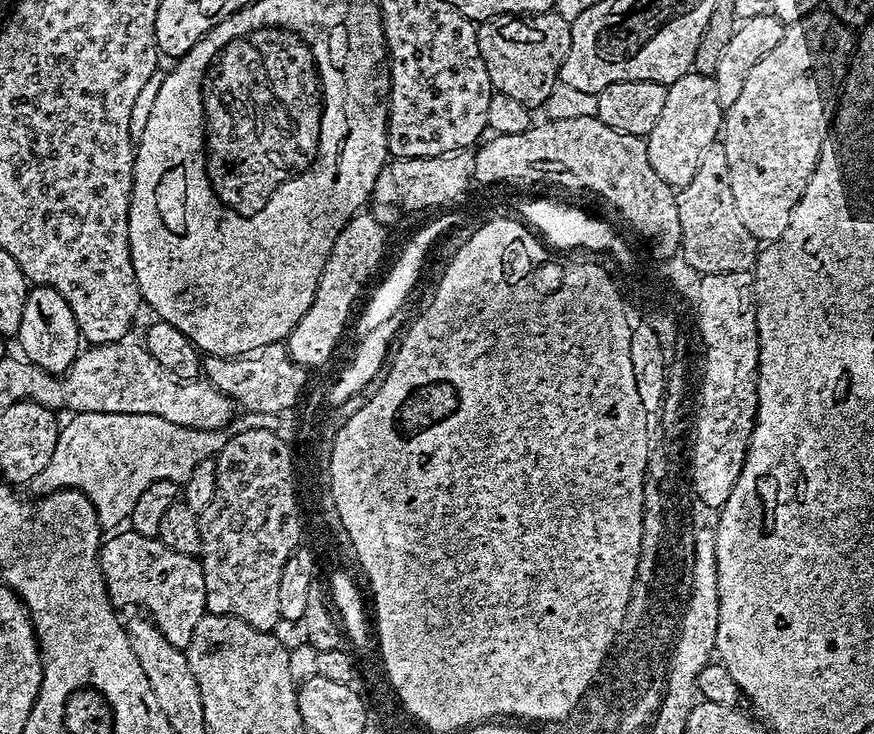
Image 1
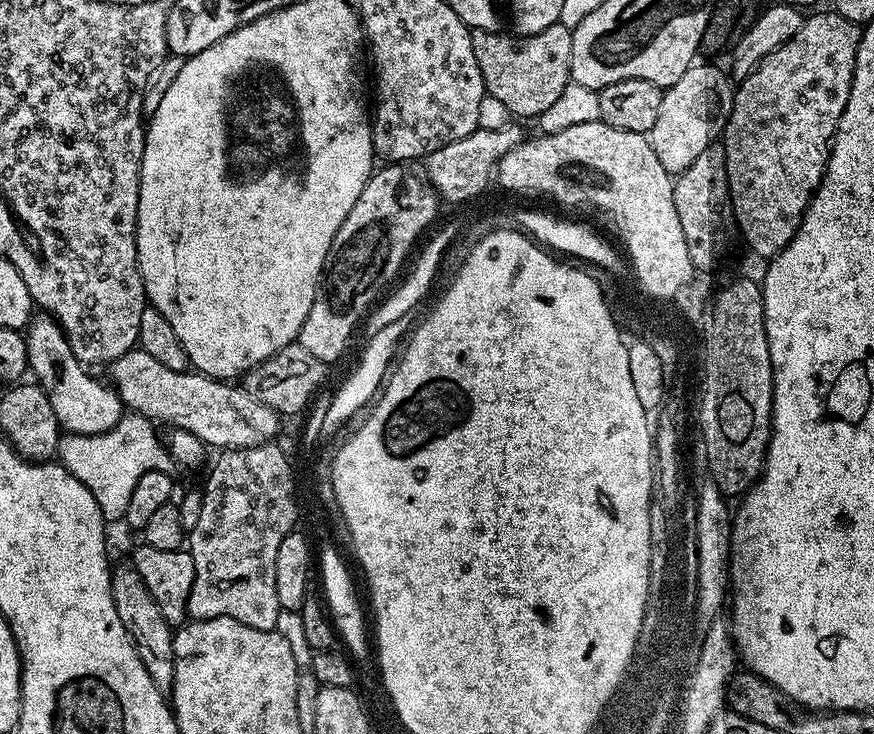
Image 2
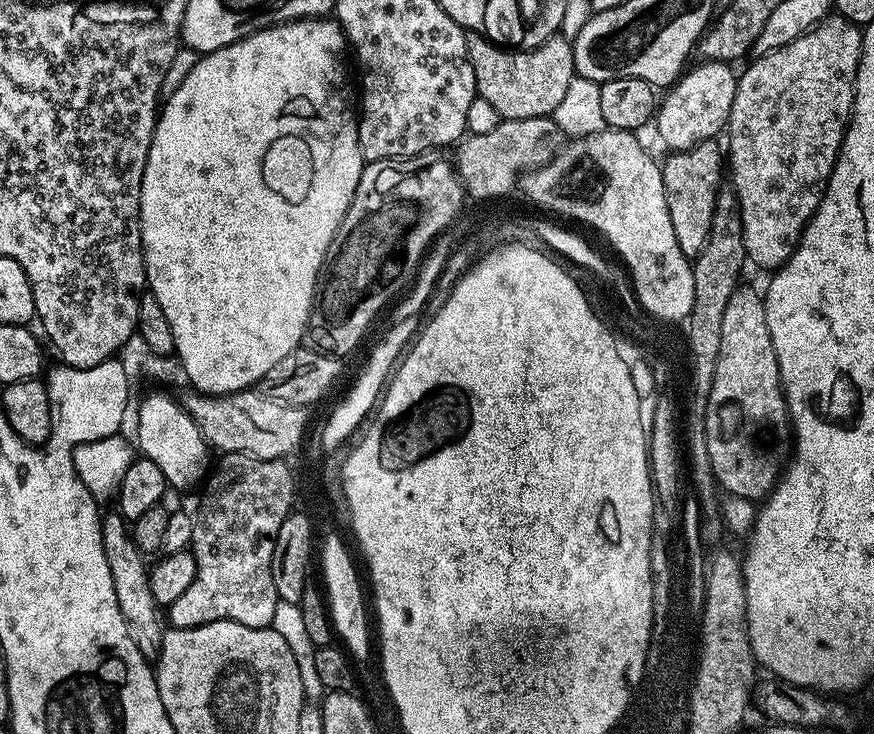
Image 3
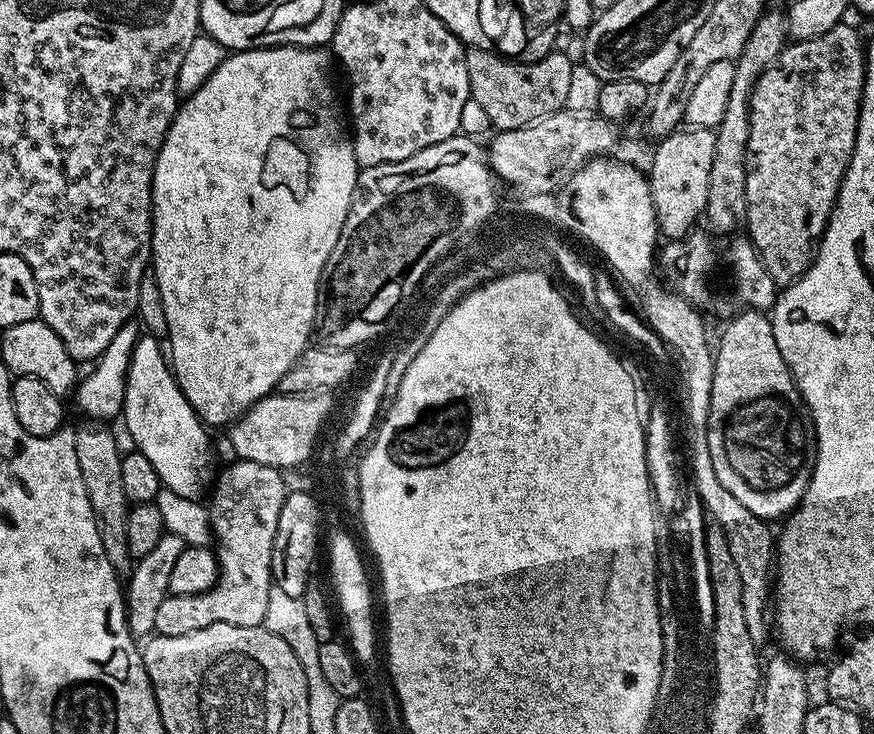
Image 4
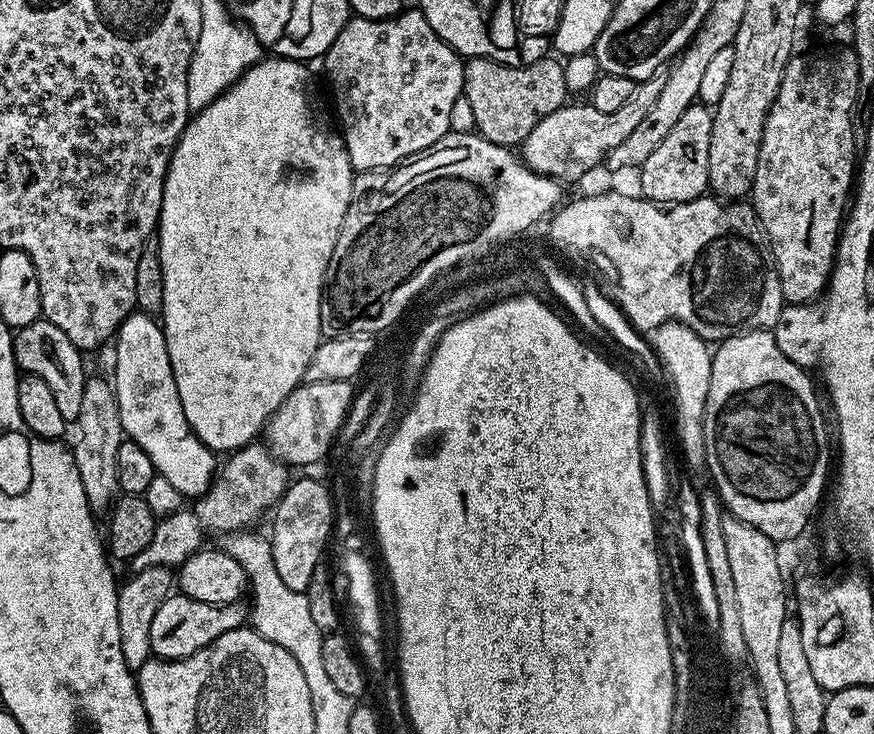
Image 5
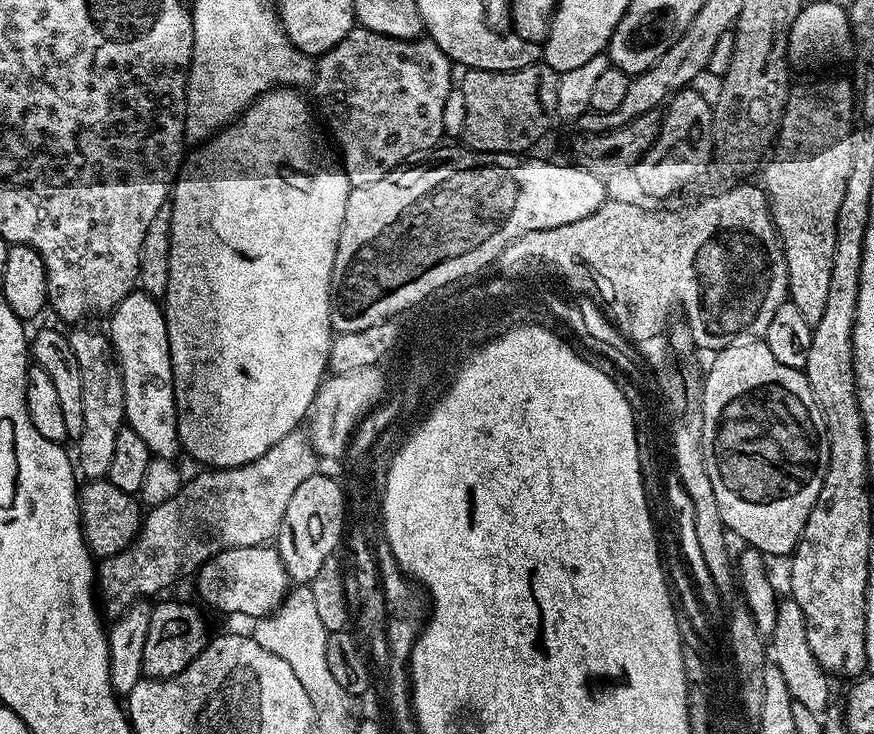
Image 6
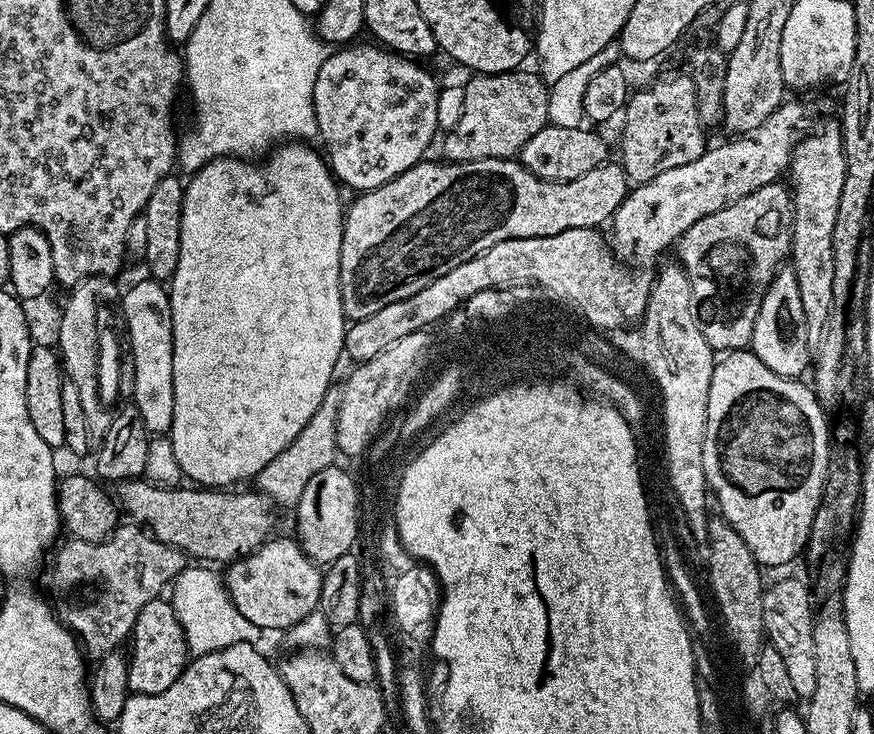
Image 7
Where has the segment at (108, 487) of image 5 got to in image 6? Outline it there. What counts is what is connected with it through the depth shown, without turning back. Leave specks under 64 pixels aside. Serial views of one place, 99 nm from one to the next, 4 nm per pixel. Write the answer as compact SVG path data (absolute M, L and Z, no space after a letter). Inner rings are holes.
M76 326L67 333L68 341L70 342L70 350L74 350L74 358L78 362L78 370L82 374L82 411L83 411L83 425L82 425L82 434L78 441L78 447L76 456L74 452L74 460L80 463L80 468L78 467L78 472L81 477L87 478L88 480L102 480L105 479L110 470L110 461L114 458L114 446L118 443L118 430L125 427L126 421L124 419L124 382L120 379L120 369L114 359L114 353L110 347L110 340L103 331L95 332L92 328L84 328L88 326Z

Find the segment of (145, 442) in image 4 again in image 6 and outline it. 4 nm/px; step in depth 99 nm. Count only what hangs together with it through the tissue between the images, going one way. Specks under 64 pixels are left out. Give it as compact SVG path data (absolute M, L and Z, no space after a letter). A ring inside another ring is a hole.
M134 290L126 298L122 298L122 302L118 302L118 306L113 308L110 313L107 335L110 337L110 347L114 353L114 359L120 369L120 379L124 382L124 419L127 427L133 428L138 435L142 437L142 442L146 442L146 446L152 451L153 457L175 457L175 452L181 451L182 445L179 441L180 435L176 429L176 395L174 394L174 382L172 381L172 363L170 362L170 342L168 341L168 331L166 330L166 318L164 317L164 309L158 303L157 297L147 296L145 292Z

